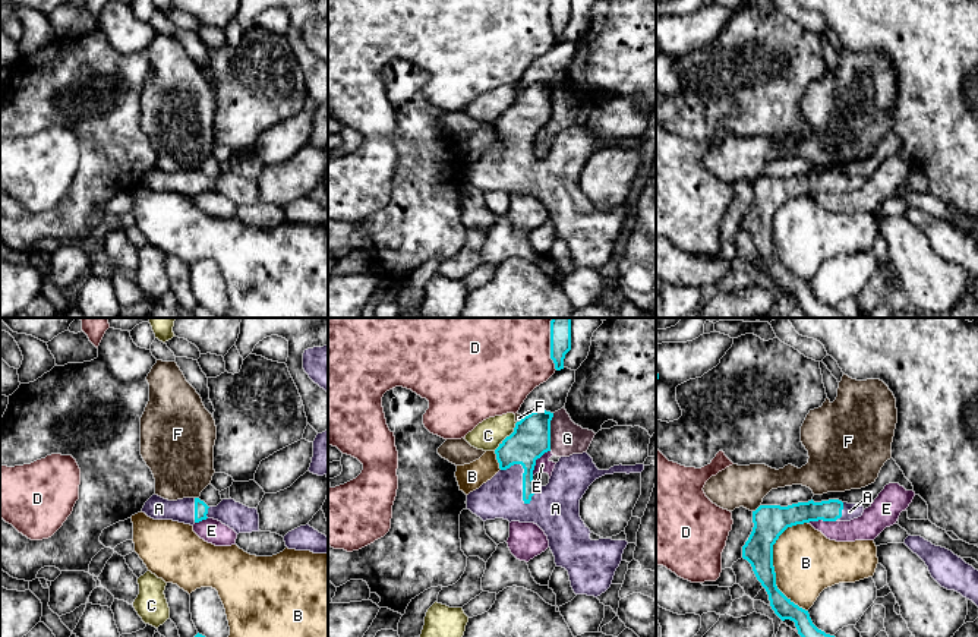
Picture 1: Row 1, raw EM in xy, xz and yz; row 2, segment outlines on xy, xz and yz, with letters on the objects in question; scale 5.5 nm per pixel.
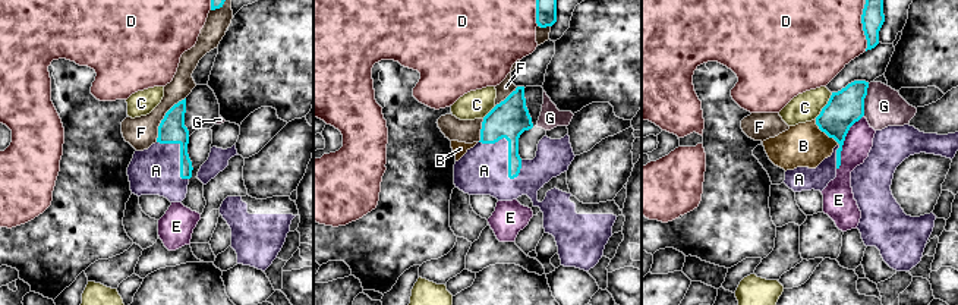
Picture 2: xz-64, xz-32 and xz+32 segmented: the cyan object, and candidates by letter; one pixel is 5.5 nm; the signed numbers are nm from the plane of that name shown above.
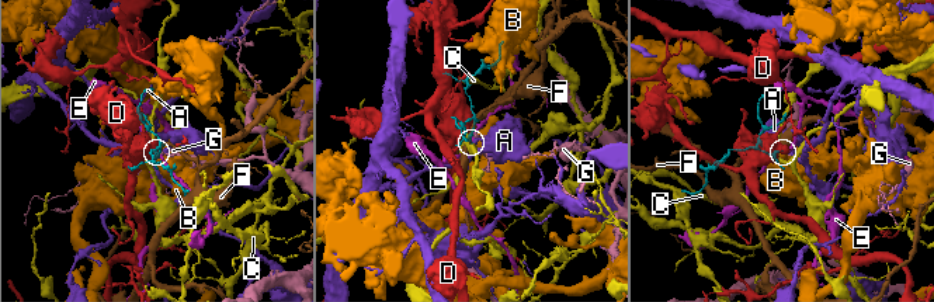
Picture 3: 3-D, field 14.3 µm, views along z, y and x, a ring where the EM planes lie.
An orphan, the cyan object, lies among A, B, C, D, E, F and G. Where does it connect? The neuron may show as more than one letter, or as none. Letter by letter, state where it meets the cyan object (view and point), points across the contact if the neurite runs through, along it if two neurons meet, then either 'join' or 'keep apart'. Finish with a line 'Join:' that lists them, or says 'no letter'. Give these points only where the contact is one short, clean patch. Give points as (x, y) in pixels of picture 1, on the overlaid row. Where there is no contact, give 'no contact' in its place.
A: xz (523, 476) | across xz (530, 440), (523, 447), (523, 476), (523, 500), (555, 508) | join
B: yz (772, 564) | keep apart
C: xz (507, 437) | keep apart
D: xz (551, 344) | keep apart
E: xz (535, 462) | keep apart
F: yz (757, 508) | keep apart
G: xz (549, 432) | along xz (554, 413), (549, 450) | keep apart
Join: A

